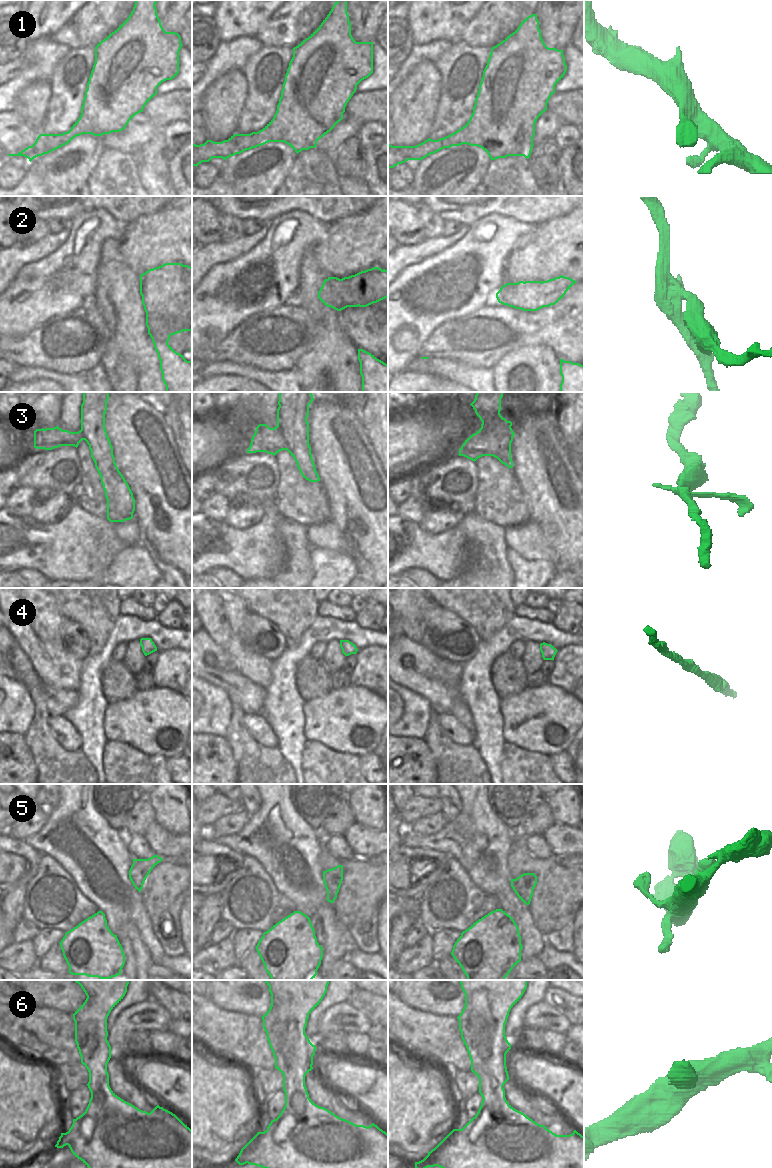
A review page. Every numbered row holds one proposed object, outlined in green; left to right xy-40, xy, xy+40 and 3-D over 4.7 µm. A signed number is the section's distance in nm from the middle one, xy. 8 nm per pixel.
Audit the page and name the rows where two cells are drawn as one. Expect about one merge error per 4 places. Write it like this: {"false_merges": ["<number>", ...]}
{"false_merges": ["2", "3"]}

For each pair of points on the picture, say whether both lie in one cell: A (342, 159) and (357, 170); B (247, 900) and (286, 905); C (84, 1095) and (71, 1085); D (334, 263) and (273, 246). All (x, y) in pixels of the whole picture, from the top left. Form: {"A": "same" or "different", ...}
{"A": "same", "B": "same", "C": "different", "D": "different"}

